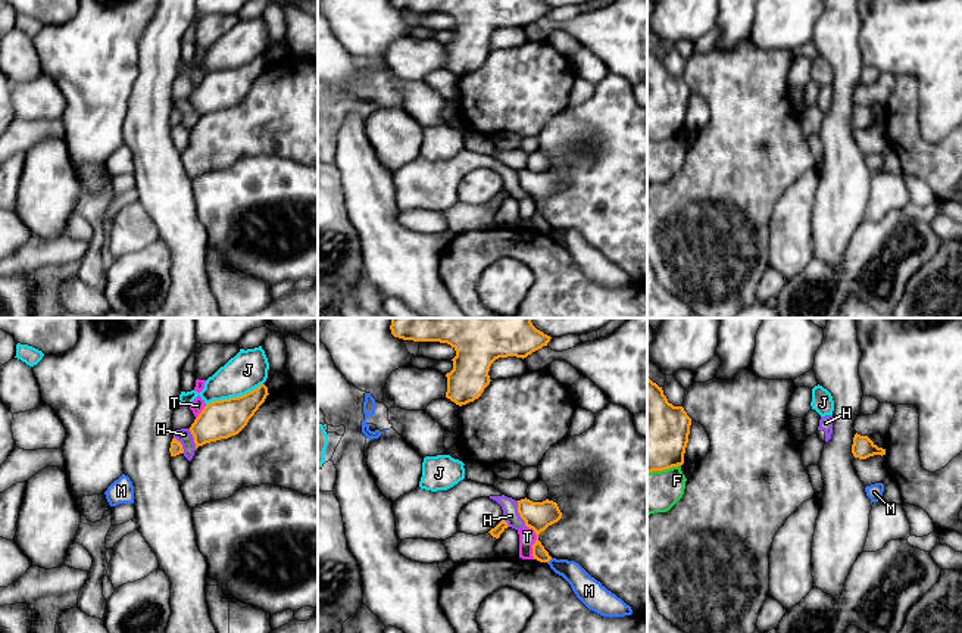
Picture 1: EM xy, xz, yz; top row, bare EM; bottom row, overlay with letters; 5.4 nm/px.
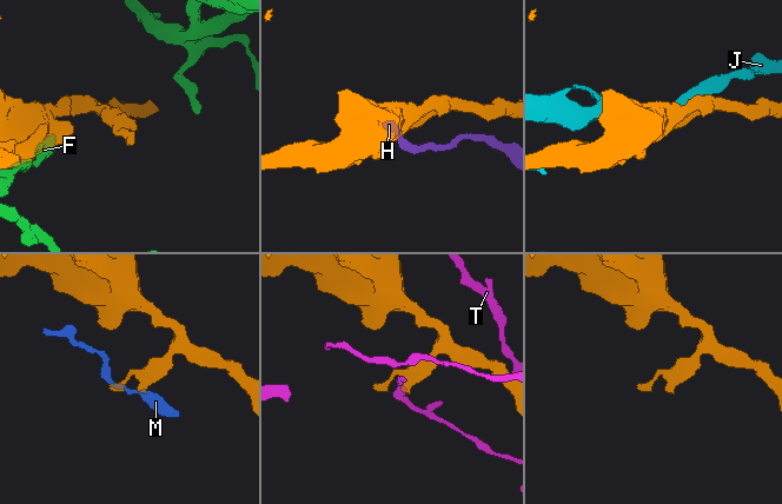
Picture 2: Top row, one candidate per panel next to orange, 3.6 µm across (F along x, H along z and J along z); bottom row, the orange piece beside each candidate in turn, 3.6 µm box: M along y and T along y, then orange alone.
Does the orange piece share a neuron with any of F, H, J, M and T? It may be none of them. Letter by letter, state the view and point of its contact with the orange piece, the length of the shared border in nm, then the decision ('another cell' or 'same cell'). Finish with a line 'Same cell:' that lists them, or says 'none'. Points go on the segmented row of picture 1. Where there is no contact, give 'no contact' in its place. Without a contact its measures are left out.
F: yz (664, 468) | 190 nm | another cell
H: xz (519, 514) | 160 nm | another cell
J: xy (234, 398) | 340 nm | another cell
M: xz (549, 560) | 40 nm | another cell
T: xz (536, 542) | 190 nm | another cell
Same cell: none

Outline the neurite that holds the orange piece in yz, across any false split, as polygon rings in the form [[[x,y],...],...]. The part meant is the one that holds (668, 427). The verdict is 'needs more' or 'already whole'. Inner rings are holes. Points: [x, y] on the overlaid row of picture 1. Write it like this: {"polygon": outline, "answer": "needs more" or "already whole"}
{"polygon": [[[647,377],[647,473],[663,471],[684,464],[691,418],[683,406],[668,402],[662,387]]], "answer": "already whole"}

